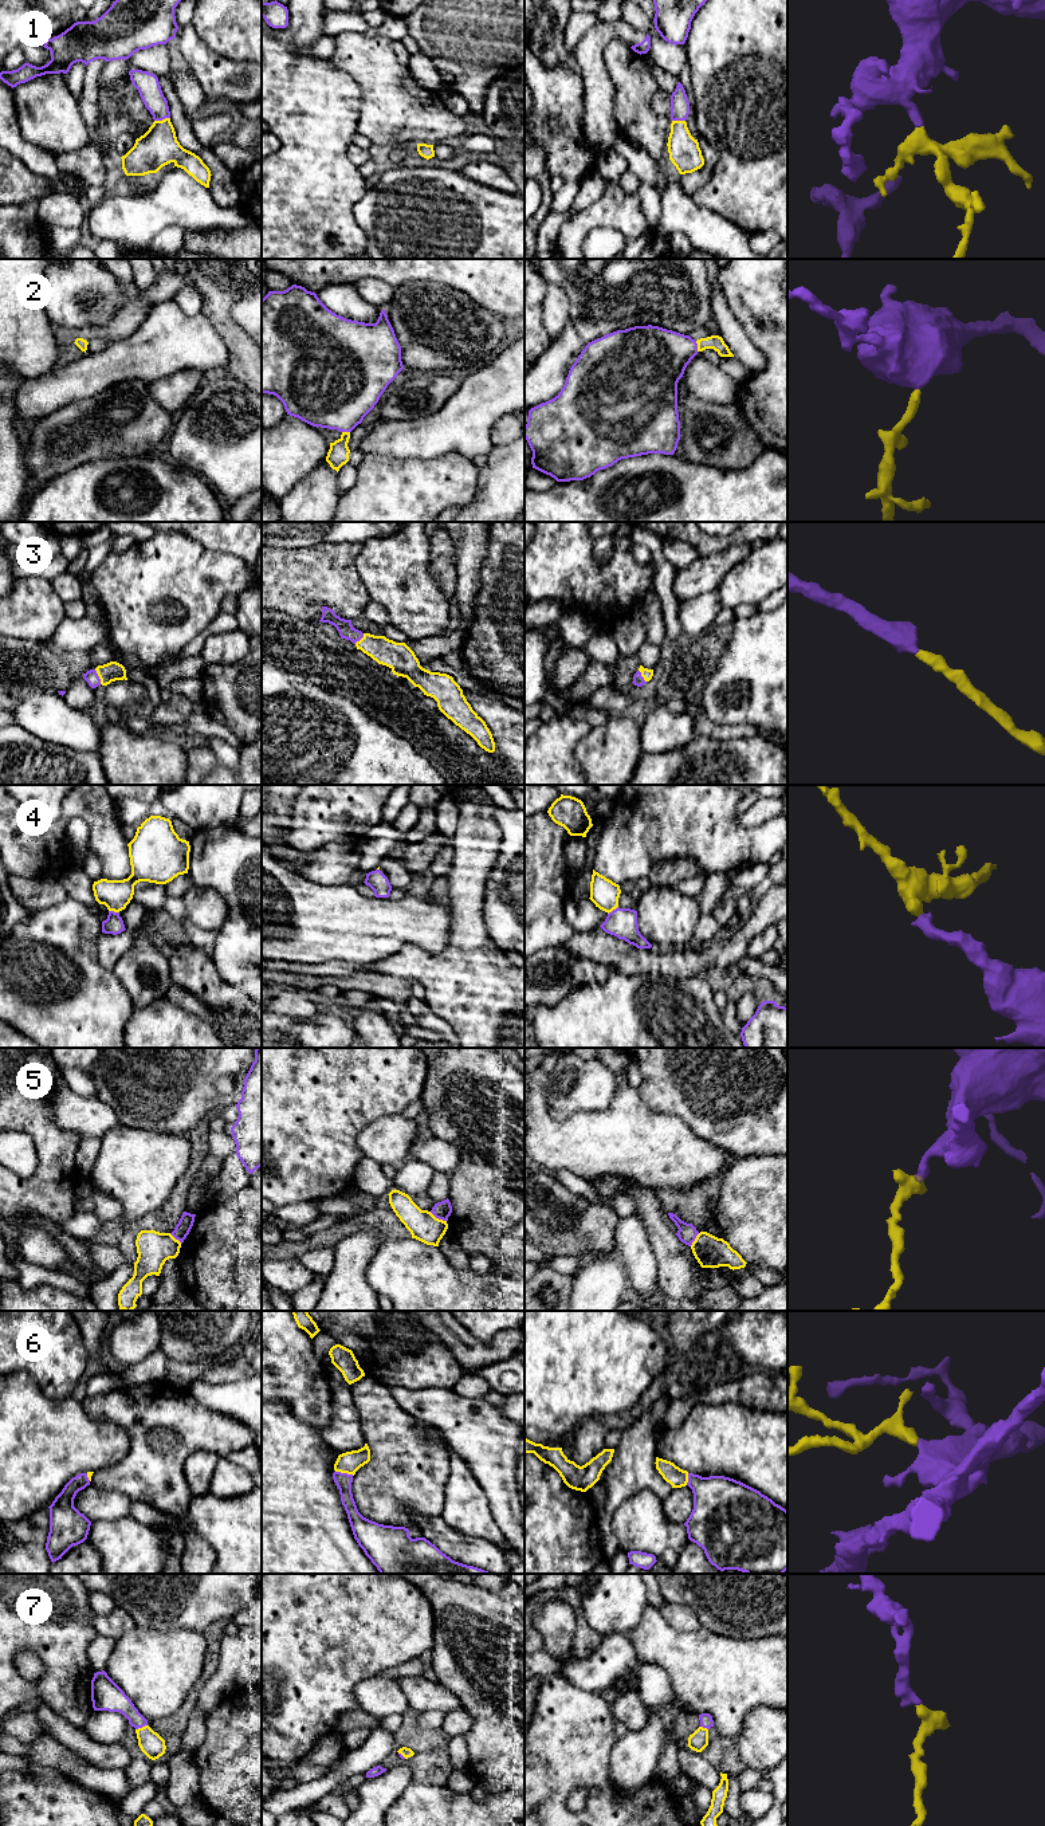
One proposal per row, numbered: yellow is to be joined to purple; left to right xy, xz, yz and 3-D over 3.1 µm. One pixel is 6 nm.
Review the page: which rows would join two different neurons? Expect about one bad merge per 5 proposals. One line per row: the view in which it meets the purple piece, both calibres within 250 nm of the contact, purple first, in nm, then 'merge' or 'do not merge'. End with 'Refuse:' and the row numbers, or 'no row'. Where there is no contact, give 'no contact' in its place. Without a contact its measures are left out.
1: xy | 140/240 nm | merge
2: yz | 360/90 nm | merge
3: xy | 80/120 nm | merge
4: yz | 180/170 nm | merge
5: xz | 110/180 nm | do not merge
6: xz | 100/130 nm | merge
7: xy | 160/150 nm | merge
Refuse: 5

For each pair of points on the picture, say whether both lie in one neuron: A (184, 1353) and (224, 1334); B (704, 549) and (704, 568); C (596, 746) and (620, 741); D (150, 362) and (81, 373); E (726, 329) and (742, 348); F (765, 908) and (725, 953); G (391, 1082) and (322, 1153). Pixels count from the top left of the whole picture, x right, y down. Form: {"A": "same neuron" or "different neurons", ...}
{"A": "same neuron", "B": "different neurons", "C": "same neuron", "D": "same neuron", "E": "same neuron", "F": "same neuron", "G": "same neuron"}

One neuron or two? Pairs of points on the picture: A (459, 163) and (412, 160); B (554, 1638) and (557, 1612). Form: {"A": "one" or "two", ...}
{"A": "one", "B": "one"}

